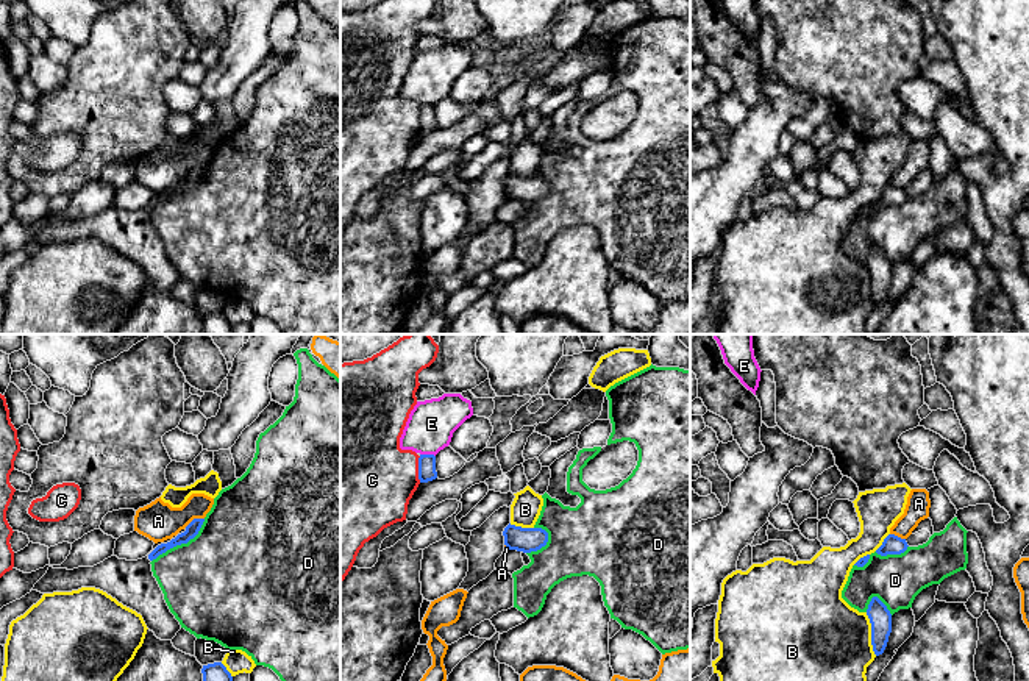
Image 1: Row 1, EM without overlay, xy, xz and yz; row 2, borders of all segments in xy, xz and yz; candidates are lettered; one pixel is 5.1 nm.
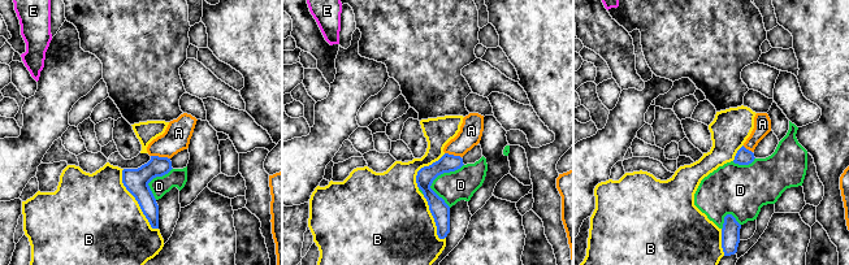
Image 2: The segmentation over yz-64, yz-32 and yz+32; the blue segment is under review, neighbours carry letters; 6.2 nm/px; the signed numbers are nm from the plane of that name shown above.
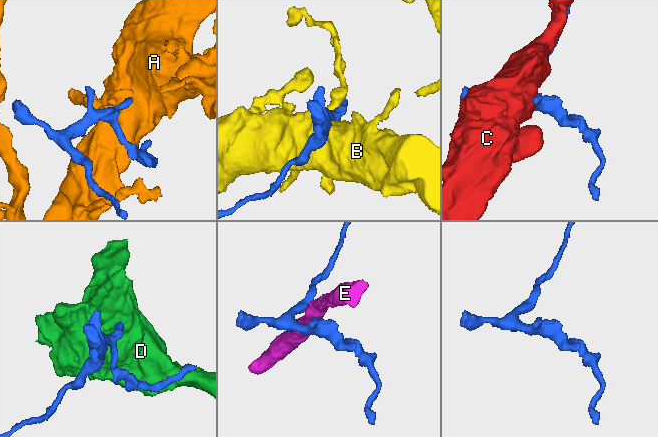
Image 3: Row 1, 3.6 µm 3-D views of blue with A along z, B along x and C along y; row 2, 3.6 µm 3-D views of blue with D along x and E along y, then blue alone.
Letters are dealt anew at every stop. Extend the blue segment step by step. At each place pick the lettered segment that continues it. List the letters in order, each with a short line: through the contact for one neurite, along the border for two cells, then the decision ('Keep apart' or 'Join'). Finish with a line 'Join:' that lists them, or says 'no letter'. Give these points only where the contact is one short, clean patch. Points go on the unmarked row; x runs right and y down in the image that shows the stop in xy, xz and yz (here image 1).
A: Line: xy (203, 167), (194, 167), (185, 177). Keep apart
B: Keep apart
C: Keep apart
D: Keep apart
E: Keep apart
Join: no letter

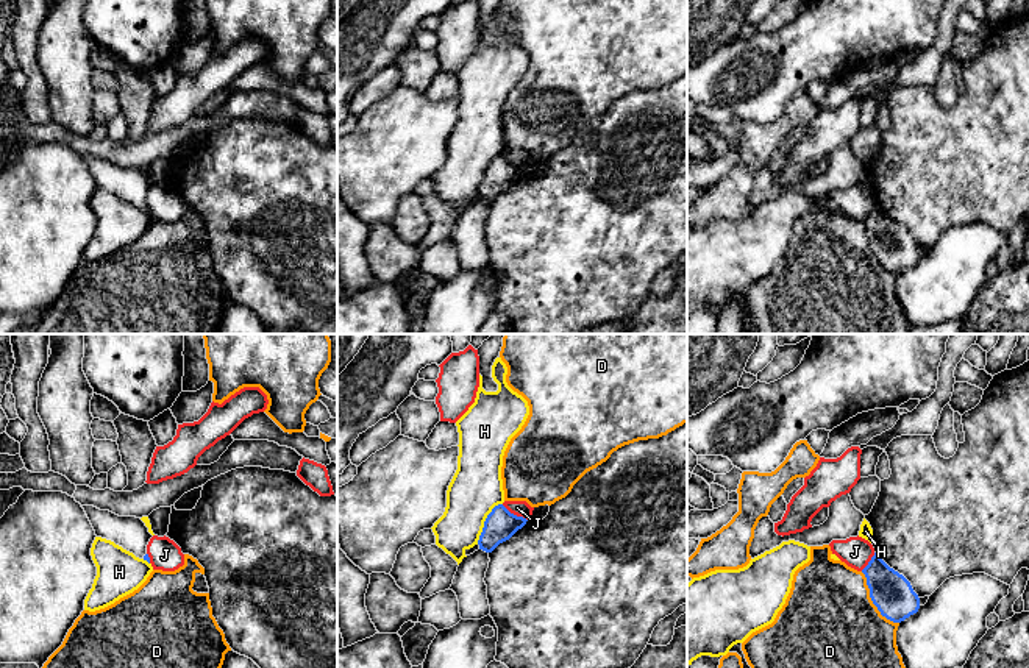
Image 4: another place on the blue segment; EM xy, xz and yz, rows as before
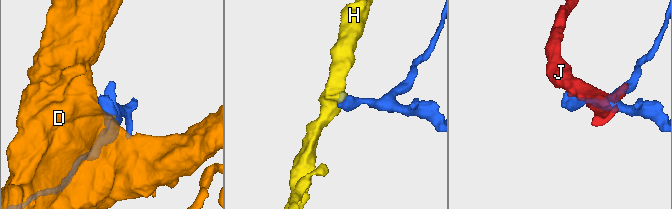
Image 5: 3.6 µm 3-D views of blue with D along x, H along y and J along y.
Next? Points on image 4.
D: Line: yz (861, 222), (867, 231), (872, 253), (883, 266), (898, 273). Keep apart
H: Line: xz (502, 153), (487, 166), (477, 194). Keep apart
J: Line: xz (502, 155), (526, 170). Keep apart
Join: no letter

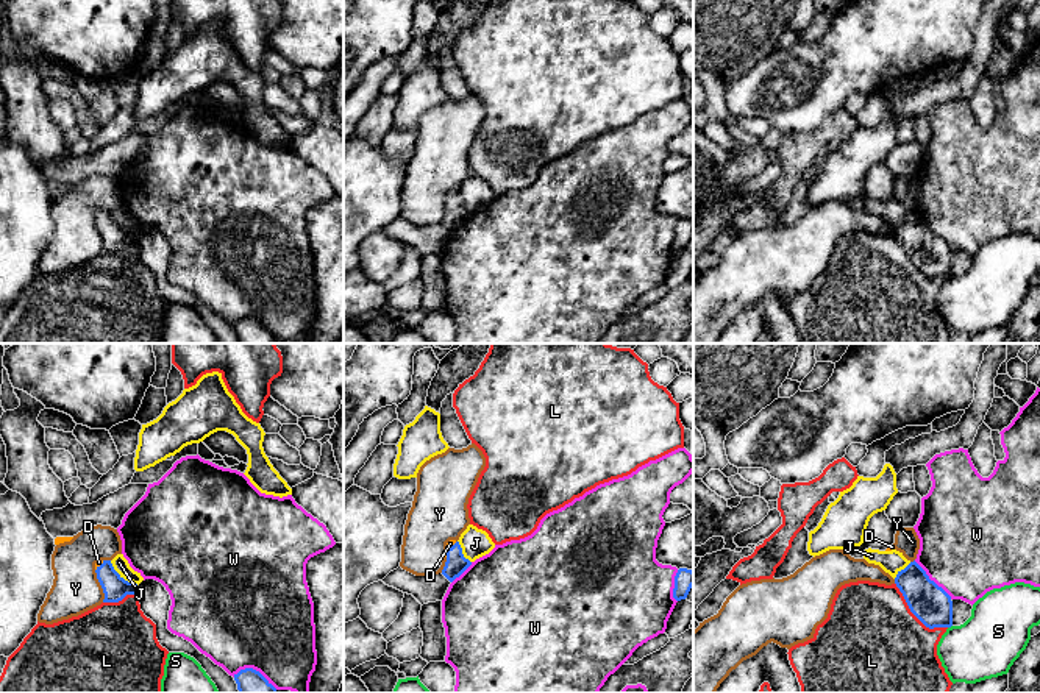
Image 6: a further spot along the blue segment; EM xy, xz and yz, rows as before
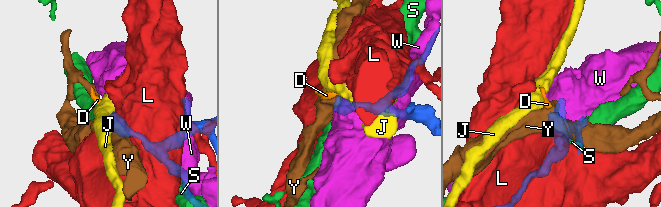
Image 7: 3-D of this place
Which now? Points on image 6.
D: Line: xy (114, 238), (100, 216), (99, 213). Join
J: Line: xy (110, 211), (125, 230), (138, 234). Keep apart
L: Line: yz (895, 233), (908, 258), (926, 277), (947, 278). Keep apart
S: Keep apart
W: Keep apart
Y: Line: xy (94, 220), (103, 252). Keep apart
Join: D

